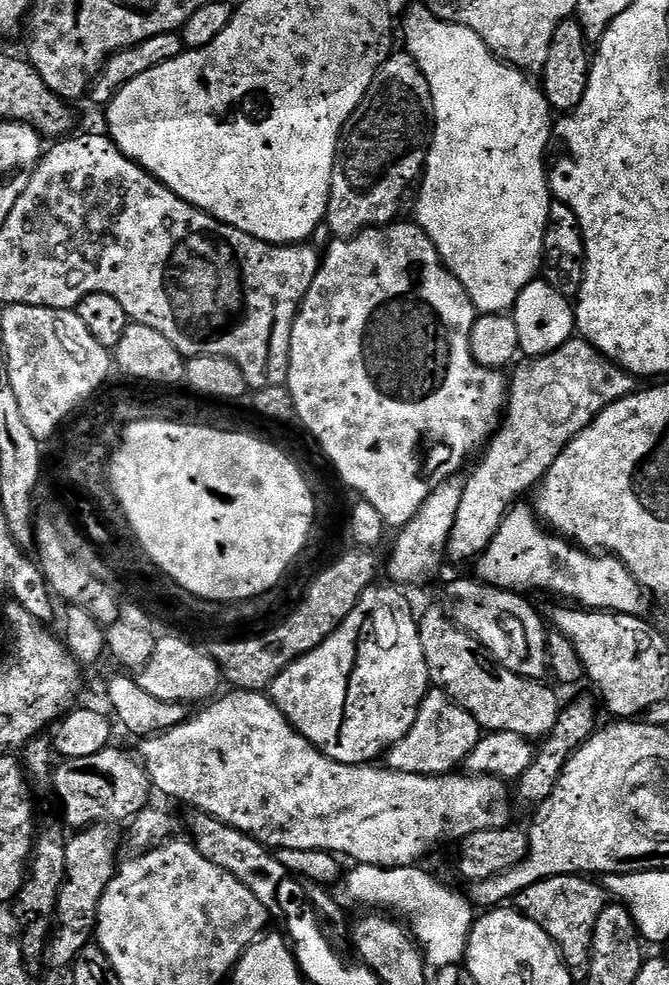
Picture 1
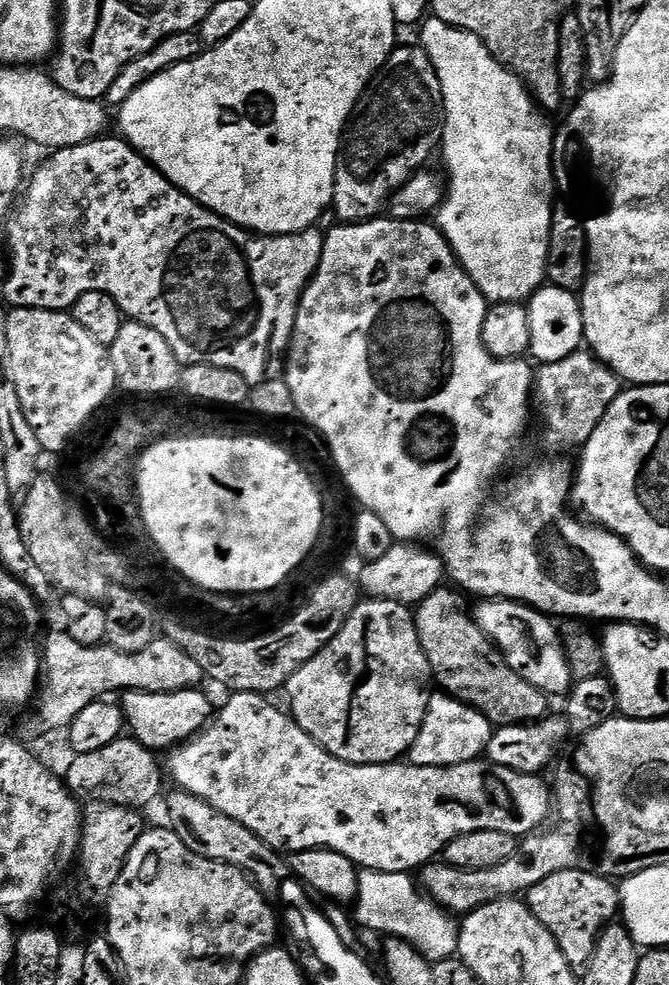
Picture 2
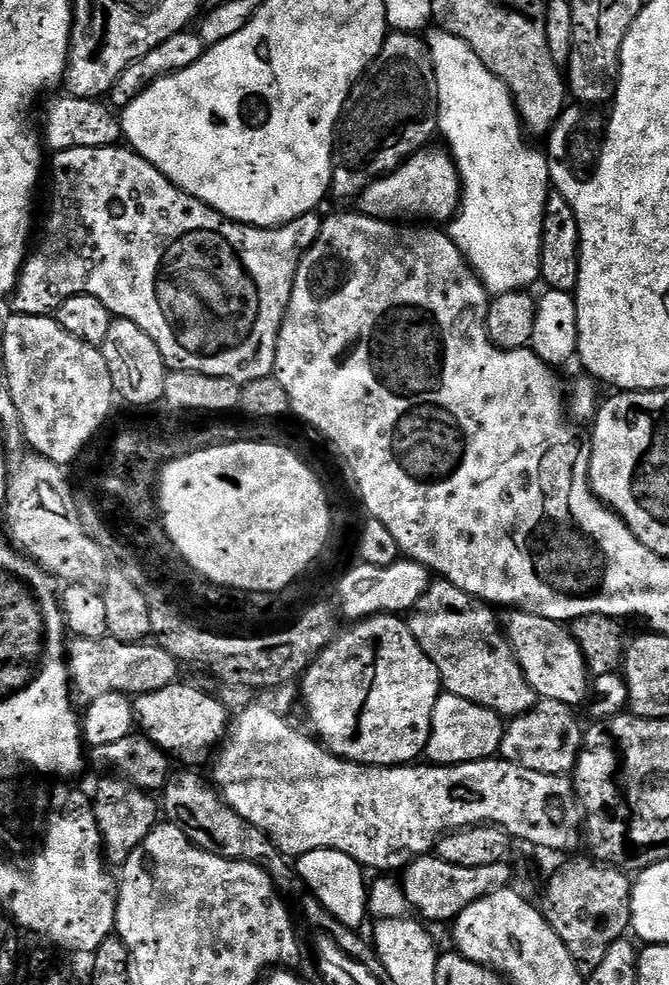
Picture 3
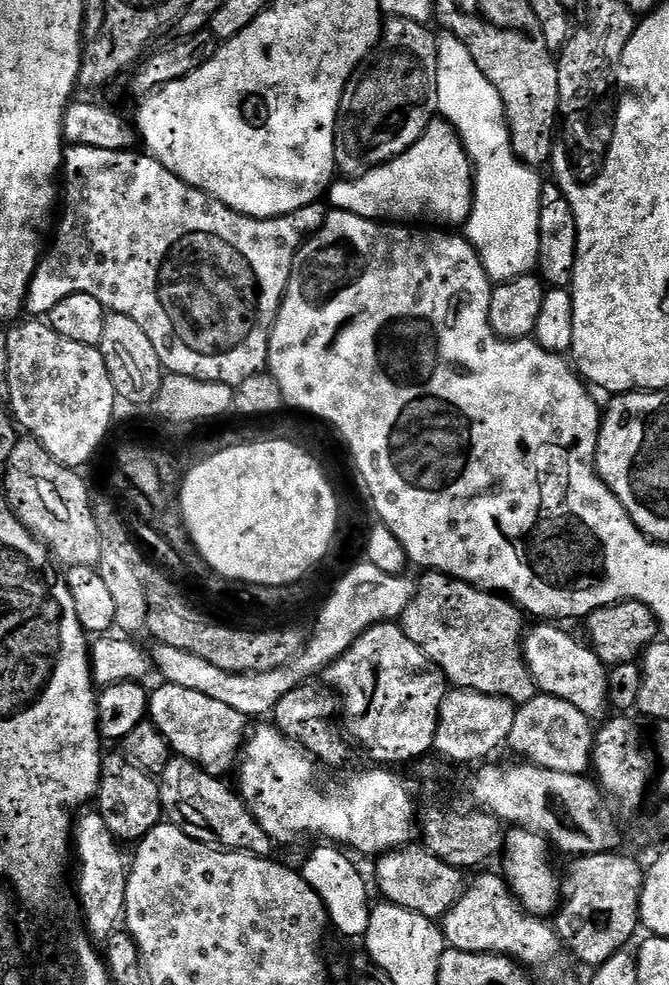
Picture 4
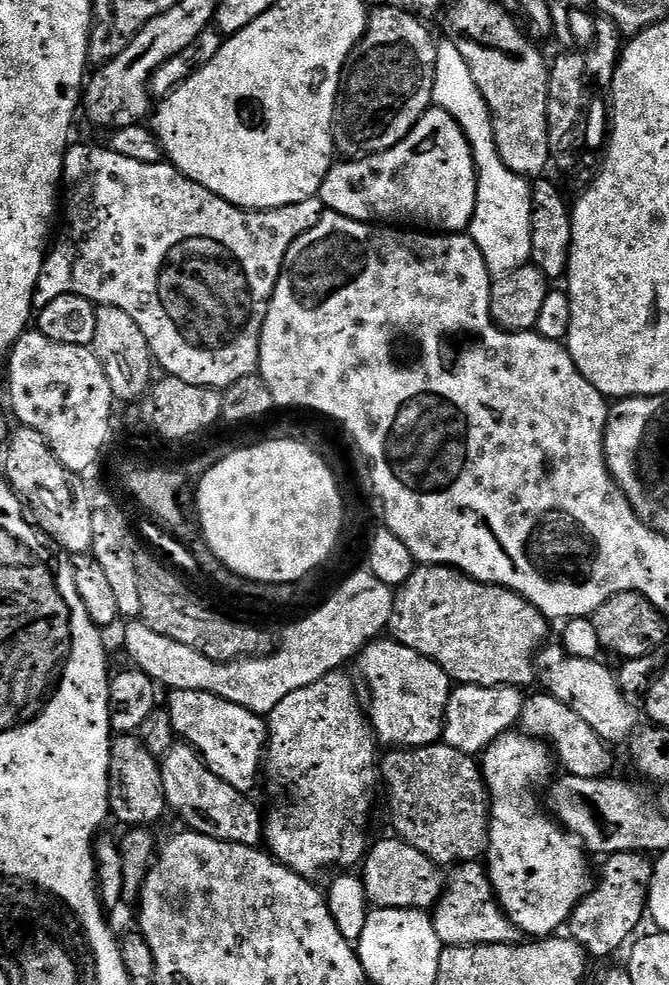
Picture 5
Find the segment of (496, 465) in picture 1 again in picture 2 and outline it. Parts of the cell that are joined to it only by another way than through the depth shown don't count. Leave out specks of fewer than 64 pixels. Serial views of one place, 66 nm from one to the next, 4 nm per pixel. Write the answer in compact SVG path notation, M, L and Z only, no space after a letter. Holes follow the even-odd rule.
M581 350L562 362L540 364L534 372L534 412L544 423L544 444L554 451L582 446L622 391L622 381L597 356Z

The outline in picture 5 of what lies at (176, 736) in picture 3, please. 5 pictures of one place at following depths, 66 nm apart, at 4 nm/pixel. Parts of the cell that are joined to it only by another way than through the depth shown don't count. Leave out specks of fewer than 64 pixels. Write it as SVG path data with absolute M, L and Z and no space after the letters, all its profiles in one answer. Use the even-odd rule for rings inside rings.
M171 689L167 693L166 707L170 714L175 735L187 742L204 757L206 766L222 778L234 790L251 793L256 779L262 776L262 765L266 760L268 747L268 722L257 712L246 710L226 698L218 698L202 690Z

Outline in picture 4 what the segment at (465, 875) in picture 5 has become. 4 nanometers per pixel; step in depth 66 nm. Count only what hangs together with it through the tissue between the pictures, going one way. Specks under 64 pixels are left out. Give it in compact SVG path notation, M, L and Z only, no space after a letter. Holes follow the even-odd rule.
M489 870L471 877L462 898L442 918L442 931L448 948L463 952L493 952L495 956L511 956L521 966L544 968L562 953L560 936L551 923L524 911L512 894L503 875Z

